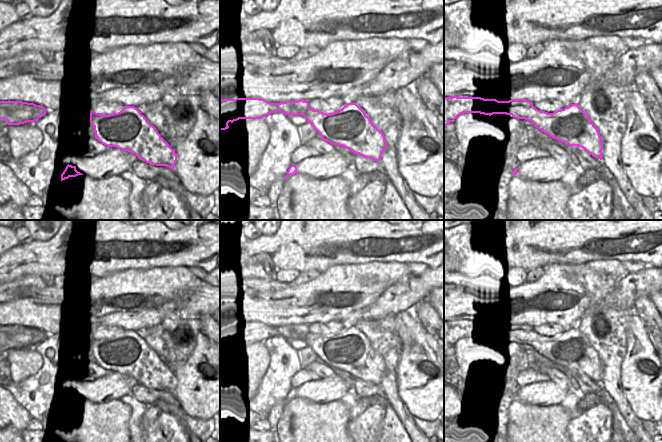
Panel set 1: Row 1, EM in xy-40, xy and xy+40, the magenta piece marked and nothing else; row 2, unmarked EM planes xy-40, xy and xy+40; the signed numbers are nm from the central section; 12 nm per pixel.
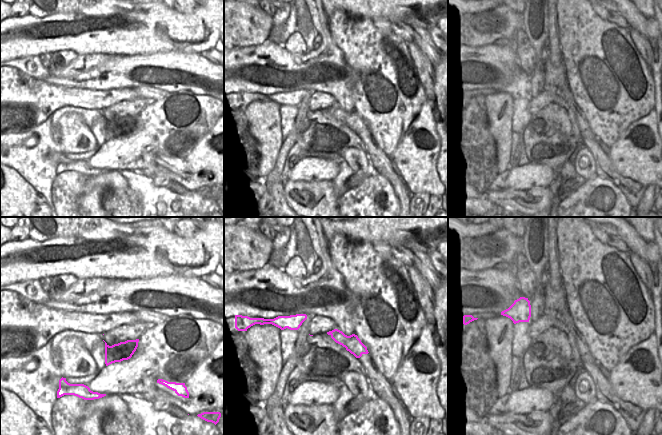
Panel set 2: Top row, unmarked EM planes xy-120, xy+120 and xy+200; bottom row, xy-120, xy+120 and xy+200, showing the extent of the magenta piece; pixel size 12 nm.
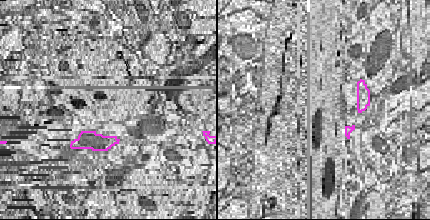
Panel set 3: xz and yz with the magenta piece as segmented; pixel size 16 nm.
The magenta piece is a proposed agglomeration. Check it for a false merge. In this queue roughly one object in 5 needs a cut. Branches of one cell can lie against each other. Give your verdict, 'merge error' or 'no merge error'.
merge error

